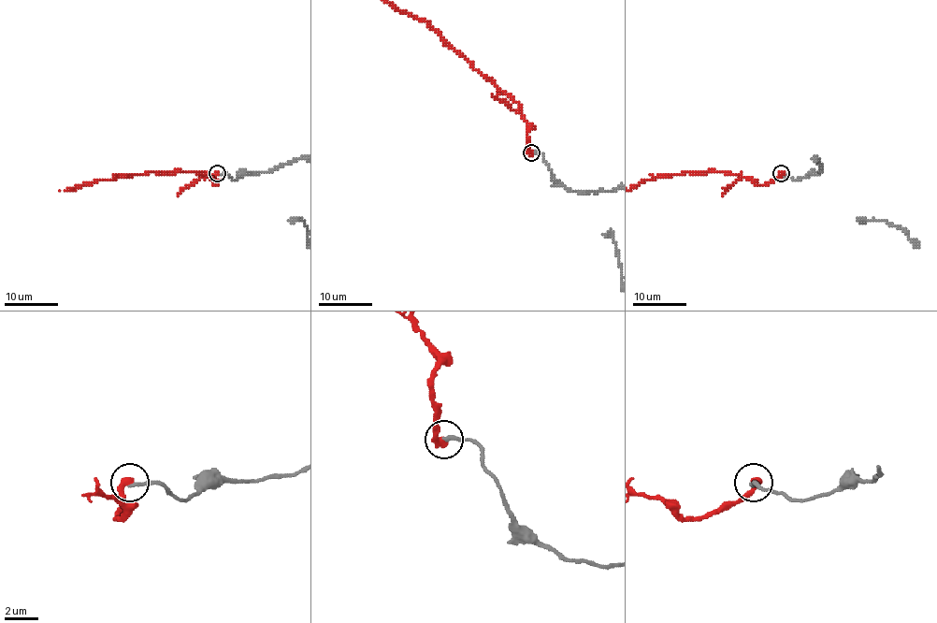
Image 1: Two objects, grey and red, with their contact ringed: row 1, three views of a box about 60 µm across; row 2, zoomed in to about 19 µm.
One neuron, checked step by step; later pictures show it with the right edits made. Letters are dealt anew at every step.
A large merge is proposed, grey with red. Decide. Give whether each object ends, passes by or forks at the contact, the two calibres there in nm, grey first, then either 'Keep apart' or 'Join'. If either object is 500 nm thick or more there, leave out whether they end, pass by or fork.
At the ring grey ends. At the ring red ends. Thickness 200 nm (grey) against 480 nm. Keep apart

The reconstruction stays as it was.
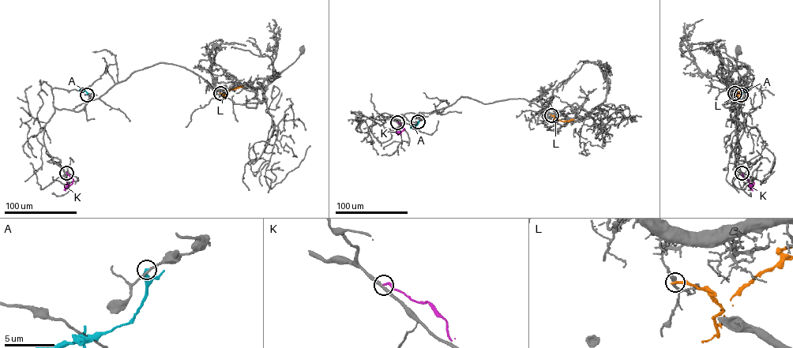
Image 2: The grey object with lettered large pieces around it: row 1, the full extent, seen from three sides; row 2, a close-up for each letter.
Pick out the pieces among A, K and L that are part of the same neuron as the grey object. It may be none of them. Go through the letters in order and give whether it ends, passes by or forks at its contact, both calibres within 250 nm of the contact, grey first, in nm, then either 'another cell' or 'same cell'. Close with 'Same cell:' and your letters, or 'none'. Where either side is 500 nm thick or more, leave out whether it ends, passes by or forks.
A: it ends | 200/280 nm | another cell
K: it ends | 340/190 nm | another cell
L: it ends | 360/320 nm | another cell
Same cell: none

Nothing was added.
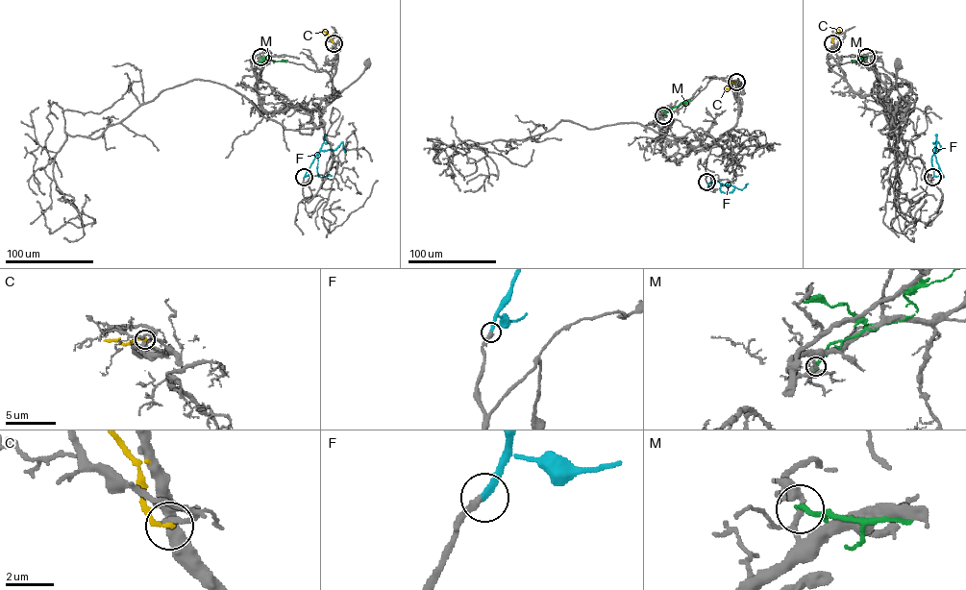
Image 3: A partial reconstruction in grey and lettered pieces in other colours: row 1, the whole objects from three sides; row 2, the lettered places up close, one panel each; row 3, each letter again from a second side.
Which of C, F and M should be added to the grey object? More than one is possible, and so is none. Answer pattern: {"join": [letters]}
{"join": ["F"]}

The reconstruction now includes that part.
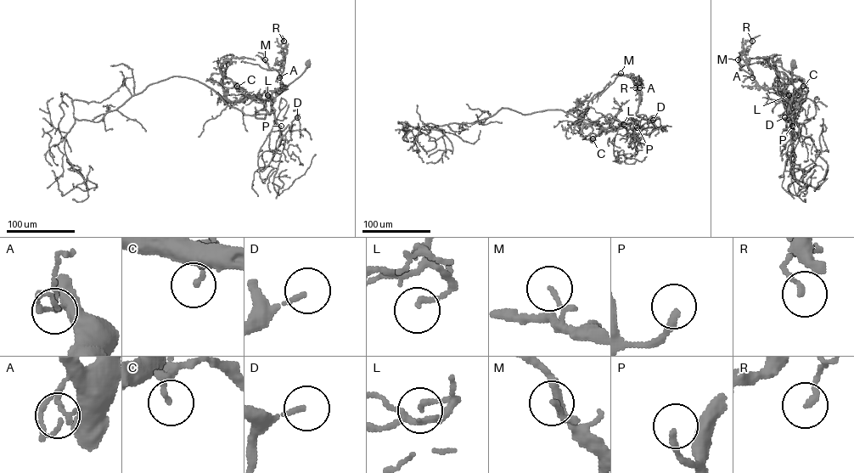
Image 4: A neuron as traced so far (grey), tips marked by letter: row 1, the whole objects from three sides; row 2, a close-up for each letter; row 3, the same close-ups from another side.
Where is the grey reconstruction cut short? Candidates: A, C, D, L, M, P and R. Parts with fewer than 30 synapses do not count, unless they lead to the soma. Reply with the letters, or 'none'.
D, P

